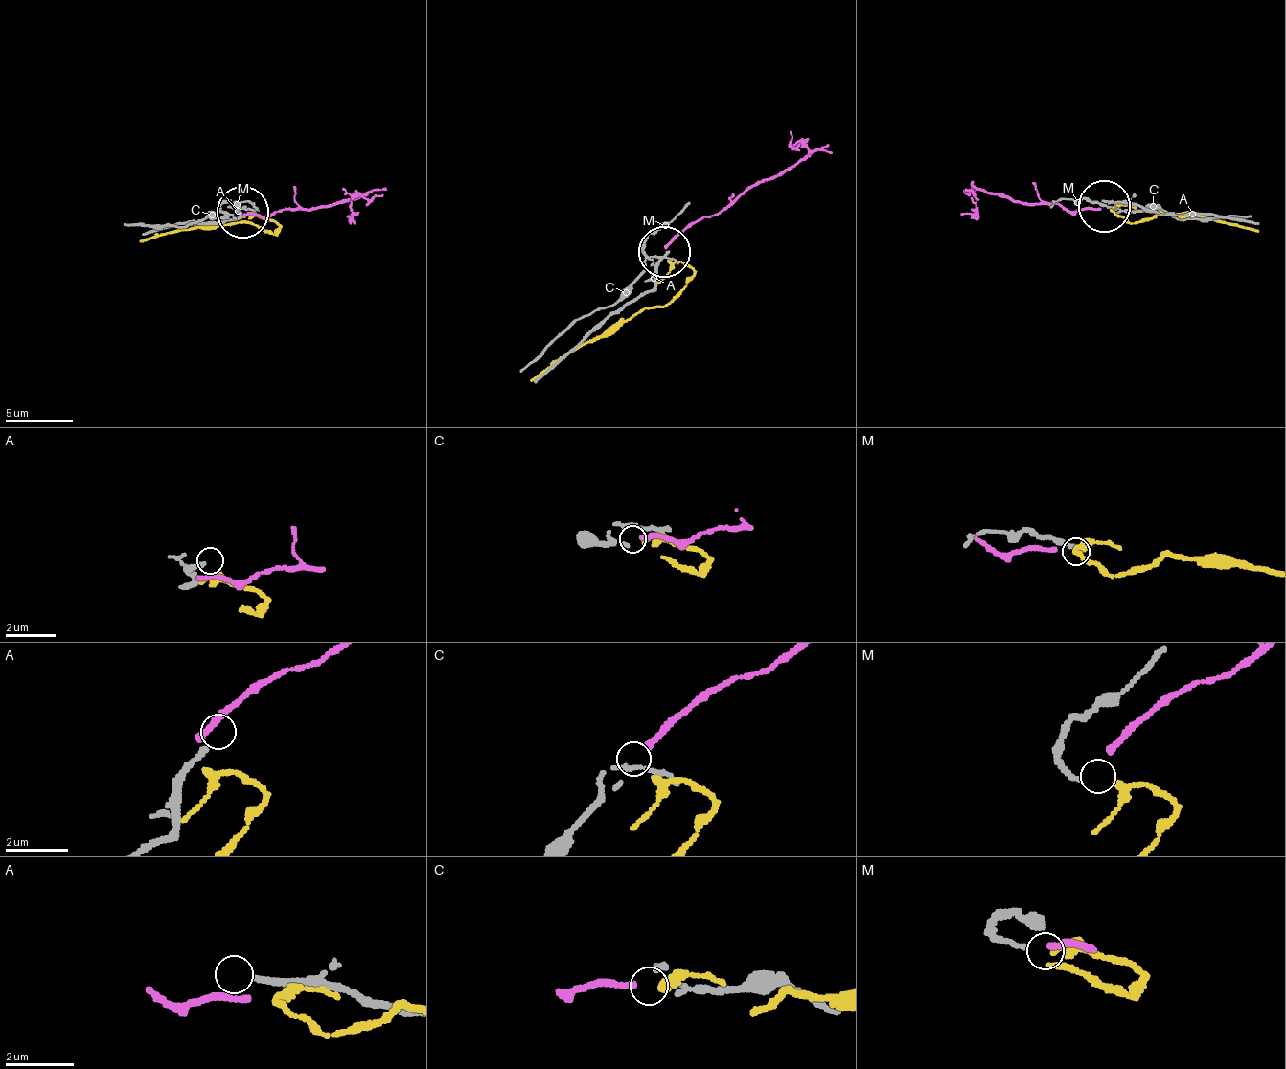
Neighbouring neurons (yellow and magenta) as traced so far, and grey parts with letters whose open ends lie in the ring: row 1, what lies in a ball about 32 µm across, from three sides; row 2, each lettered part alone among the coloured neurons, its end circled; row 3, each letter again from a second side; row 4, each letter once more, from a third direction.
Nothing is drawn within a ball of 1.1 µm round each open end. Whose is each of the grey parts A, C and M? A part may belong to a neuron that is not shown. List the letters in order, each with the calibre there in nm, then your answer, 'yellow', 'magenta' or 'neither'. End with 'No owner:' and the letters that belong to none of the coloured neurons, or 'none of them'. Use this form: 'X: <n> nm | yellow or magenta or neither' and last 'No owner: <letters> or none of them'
A: 170 nm | neither
C: 110 nm | magenta
M: 140 nm | yellow
No owner: A

